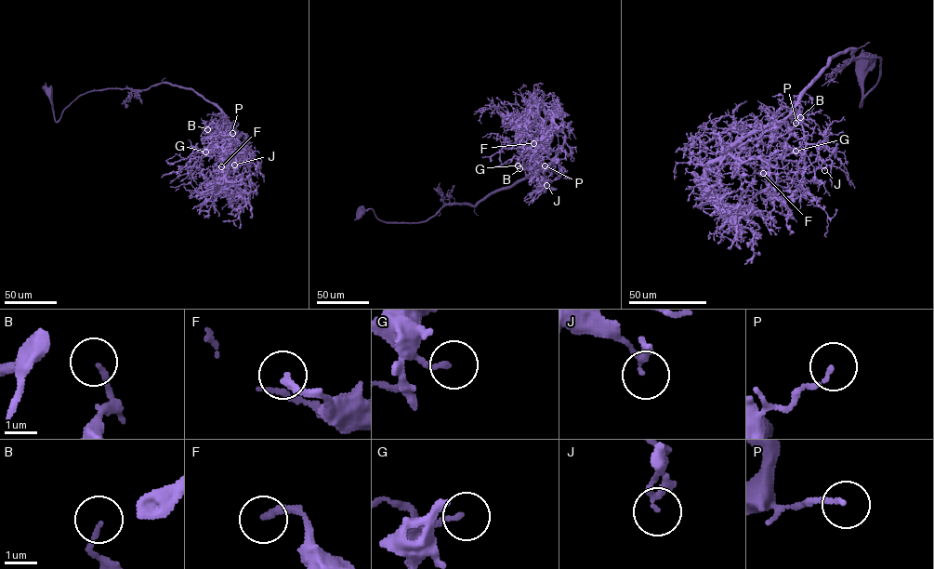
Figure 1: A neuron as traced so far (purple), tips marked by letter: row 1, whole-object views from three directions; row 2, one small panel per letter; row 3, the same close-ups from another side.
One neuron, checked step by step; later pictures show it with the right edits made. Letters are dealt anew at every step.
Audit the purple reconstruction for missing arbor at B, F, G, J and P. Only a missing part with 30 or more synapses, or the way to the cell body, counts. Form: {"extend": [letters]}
{"extend": []}

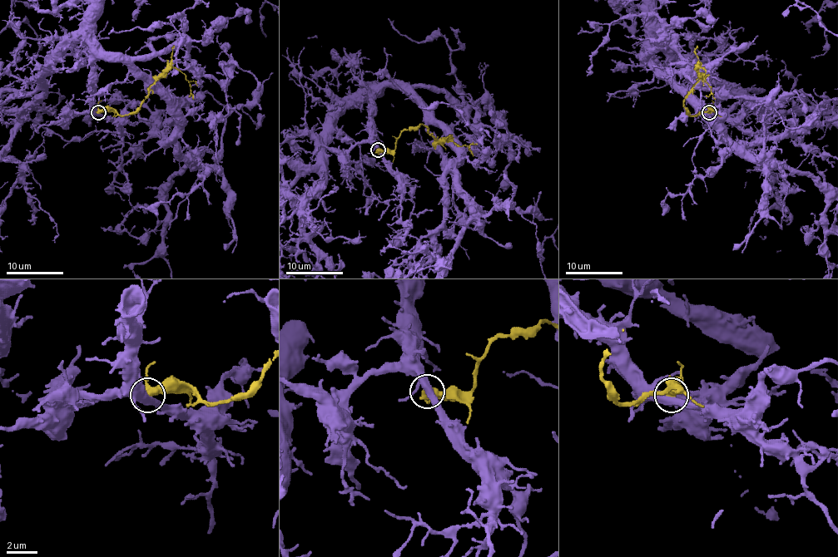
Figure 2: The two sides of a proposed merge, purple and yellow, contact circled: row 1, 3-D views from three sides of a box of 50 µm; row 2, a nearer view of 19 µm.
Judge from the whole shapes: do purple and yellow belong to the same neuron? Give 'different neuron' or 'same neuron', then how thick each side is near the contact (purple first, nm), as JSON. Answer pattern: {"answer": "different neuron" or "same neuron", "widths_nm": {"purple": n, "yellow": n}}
{"answer": "different neuron", "widths_nm": {"purple": 440, "yellow": 420}}

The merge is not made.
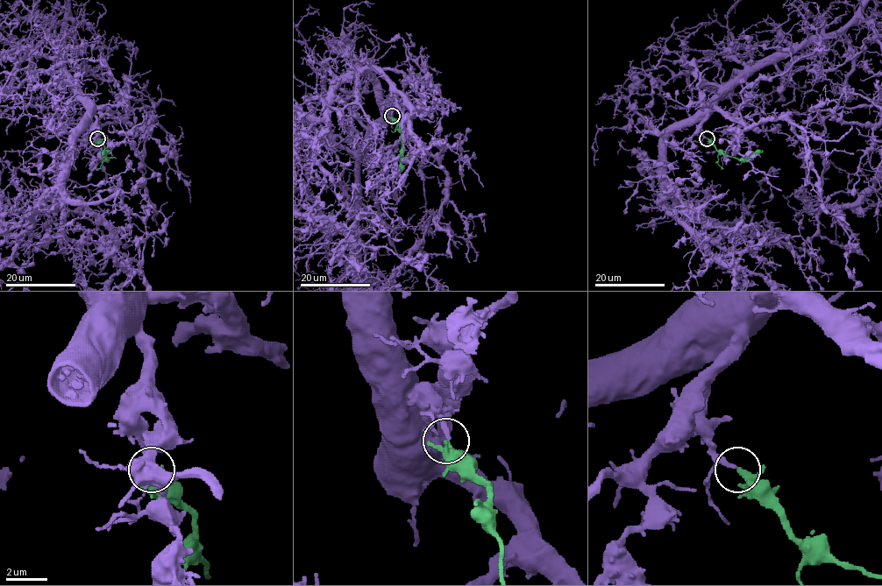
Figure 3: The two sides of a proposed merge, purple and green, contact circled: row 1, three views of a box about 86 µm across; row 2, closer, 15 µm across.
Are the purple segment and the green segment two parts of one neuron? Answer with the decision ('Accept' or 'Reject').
Accept

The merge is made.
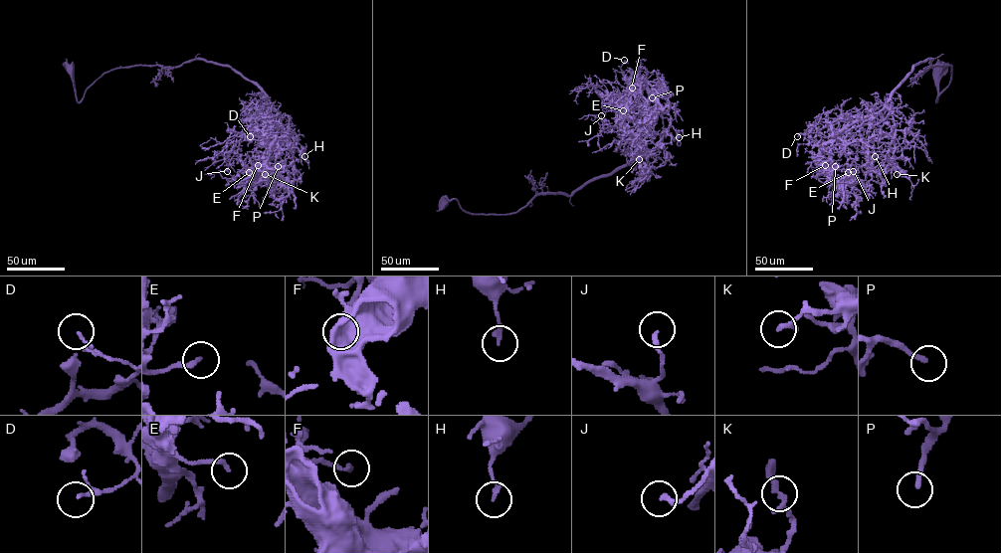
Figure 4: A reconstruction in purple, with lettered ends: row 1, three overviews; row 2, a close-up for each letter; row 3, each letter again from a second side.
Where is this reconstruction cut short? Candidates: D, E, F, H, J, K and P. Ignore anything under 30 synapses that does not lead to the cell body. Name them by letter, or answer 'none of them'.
P

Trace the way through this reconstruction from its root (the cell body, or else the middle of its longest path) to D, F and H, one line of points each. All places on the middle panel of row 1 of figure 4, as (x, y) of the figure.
D: (444, 202), (515, 213), (537, 195), (571, 195), (630, 162), (642, 150), (644, 101), (624, 60)
F: (444, 202), (515, 213), (537, 195), (571, 195), (613, 173), (642, 150), (649, 94), (644, 84), (632, 88)
H: (444, 202), (506, 214), (537, 195), (571, 195), (642, 150), (641, 111), (651, 99), (679, 137)

